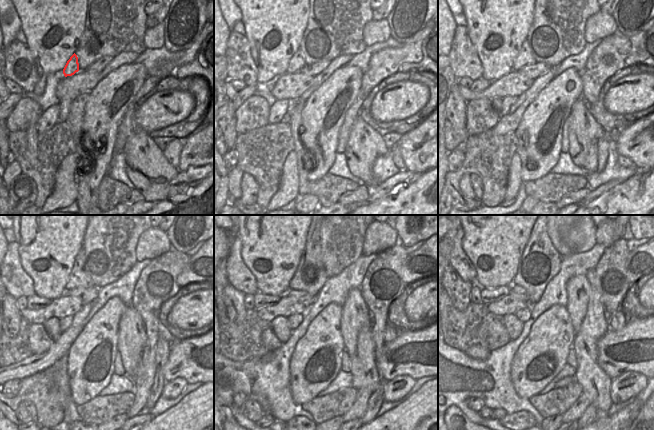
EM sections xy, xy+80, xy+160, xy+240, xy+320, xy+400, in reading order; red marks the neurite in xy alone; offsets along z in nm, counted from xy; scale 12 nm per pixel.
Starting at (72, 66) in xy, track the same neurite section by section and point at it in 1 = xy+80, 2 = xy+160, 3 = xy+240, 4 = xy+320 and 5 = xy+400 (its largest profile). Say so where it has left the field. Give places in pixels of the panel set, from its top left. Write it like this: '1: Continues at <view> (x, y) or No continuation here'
1: Continues at xy+80 (297, 62)
2: Continues at xy+160 (524, 58)
3: Continues at xy+240 (78, 277)
4: Continues at xy+320 (310, 276)
5: Continues at xy+400 (540, 261).

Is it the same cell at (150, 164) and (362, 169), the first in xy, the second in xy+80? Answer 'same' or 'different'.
same

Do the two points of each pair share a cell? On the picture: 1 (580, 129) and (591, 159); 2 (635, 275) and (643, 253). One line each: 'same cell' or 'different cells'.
1: different cells
2: same cell

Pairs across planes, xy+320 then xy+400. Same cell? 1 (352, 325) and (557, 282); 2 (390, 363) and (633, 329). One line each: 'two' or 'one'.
1: two
2: one

